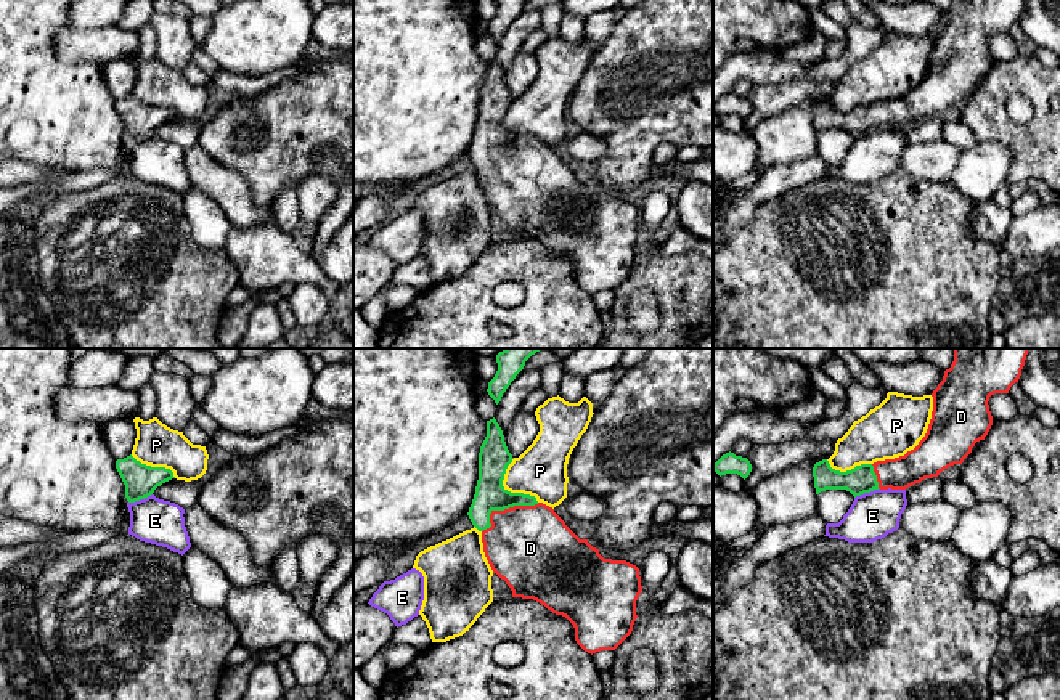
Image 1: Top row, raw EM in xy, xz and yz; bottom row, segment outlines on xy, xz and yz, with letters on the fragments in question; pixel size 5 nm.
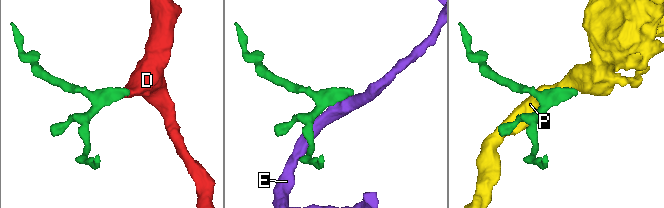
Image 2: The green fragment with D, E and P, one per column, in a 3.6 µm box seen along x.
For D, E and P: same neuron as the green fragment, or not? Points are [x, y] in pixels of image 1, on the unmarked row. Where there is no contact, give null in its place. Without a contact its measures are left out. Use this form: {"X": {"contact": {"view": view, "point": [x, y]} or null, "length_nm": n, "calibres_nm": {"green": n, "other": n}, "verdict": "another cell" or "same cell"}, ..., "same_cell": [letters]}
{"D": {"contact": {"view": "xz", "point": [505, 148]}, "length_nm": 320, "calibres_nm": {"green": 160, "other": 420}, "verdict": "same cell"}, "E": {"contact": {"view": "yz", "point": [866, 132]}, "length_nm": 140, "calibres_nm": {"green": 140, "other": 240}, "verdict": "another cell"}, "P": {"contact": {"view": "xz", "point": [506, 130]}, "length_nm": 260, "calibres_nm": {"green": 160, "other": 260}, "verdict": "another cell"}, "same_cell": ["D"]}

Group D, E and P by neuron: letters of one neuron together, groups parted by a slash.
D / E / P

